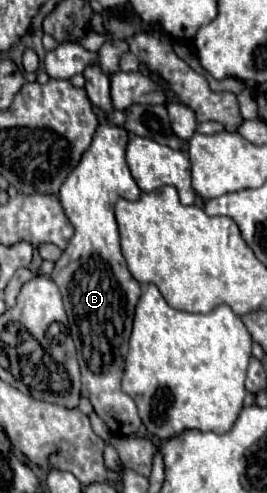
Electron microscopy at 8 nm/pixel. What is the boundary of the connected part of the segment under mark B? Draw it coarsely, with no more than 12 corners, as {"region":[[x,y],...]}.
{"region":[[101,124],[63,182],[75,234],[51,274],[83,390],[117,436],[141,428],[121,390],[141,284],[119,198],[141,190],[125,128]]}

